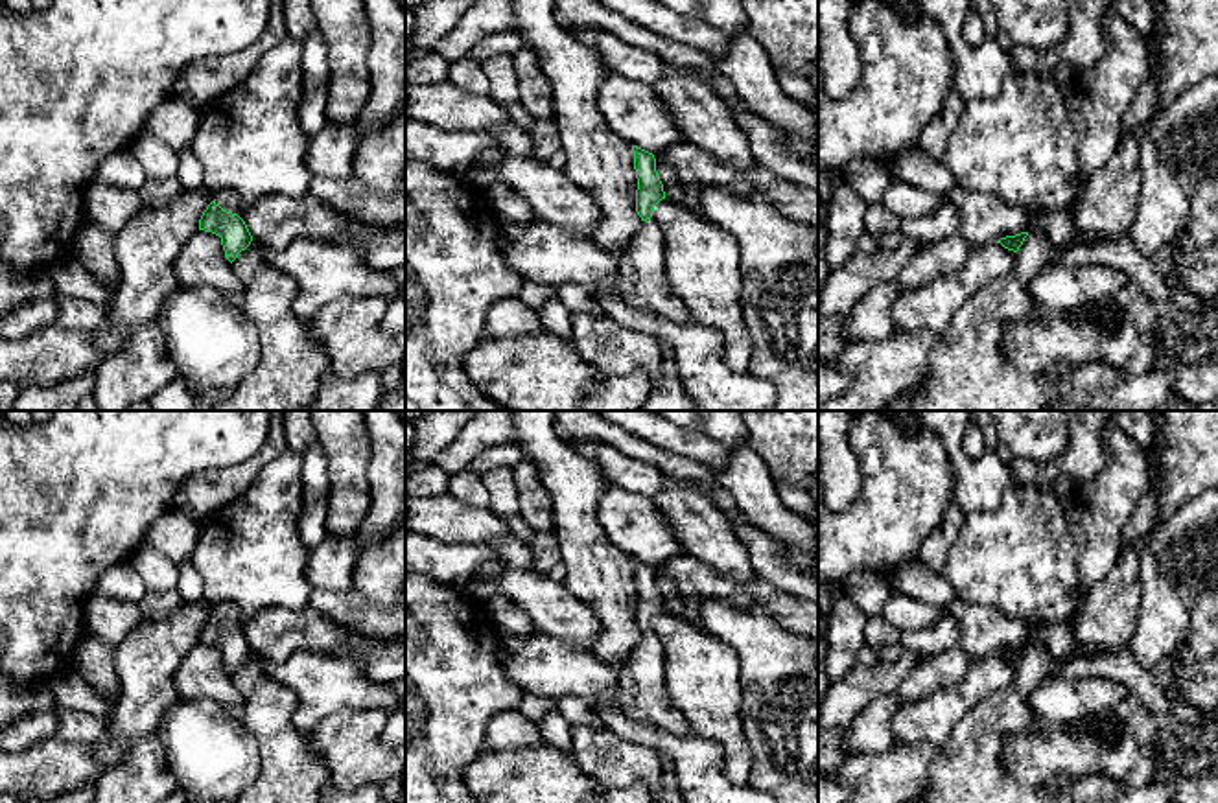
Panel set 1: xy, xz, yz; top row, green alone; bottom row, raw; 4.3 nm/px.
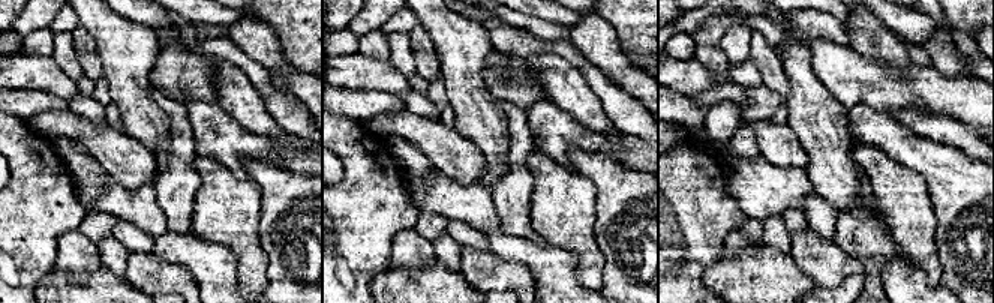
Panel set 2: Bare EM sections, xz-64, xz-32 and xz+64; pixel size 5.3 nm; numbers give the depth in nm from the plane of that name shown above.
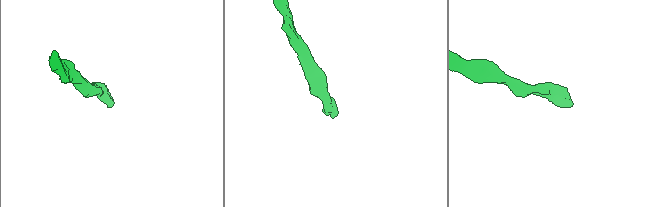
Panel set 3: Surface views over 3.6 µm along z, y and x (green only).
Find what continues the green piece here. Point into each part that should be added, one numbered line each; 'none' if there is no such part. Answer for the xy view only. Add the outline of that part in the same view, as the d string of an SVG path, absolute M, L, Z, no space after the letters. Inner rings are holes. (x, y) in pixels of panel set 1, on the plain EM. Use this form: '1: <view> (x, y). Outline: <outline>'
1: xy (225, 612). Outline: M217 604L214 610L216 617L219 617L223 623L238 626L241 630L243 617L232 604Z

